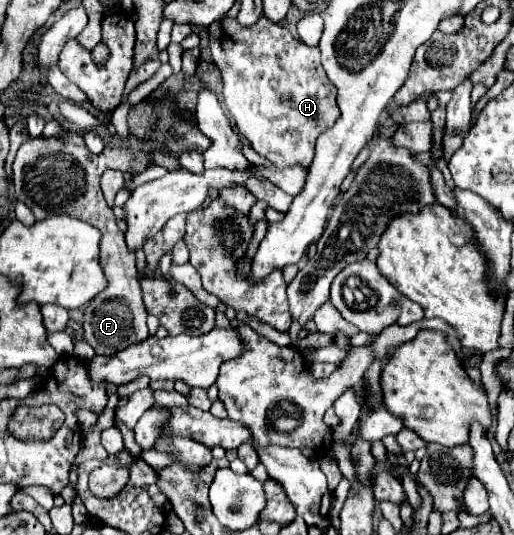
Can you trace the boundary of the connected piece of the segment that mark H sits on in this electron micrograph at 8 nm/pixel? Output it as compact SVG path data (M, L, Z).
M224 16L208 26L210 34L210 50L212 60L222 72L224 80L224 106L236 122L236 128L250 140L252 148L268 158L276 168L288 166L304 166L308 168L314 158L314 144L316 138L328 130L340 116L336 104L336 86L324 74L320 62L320 48L306 46L300 38L292 36L280 24L270 20L258 20L252 26L242 26L236 18Z

